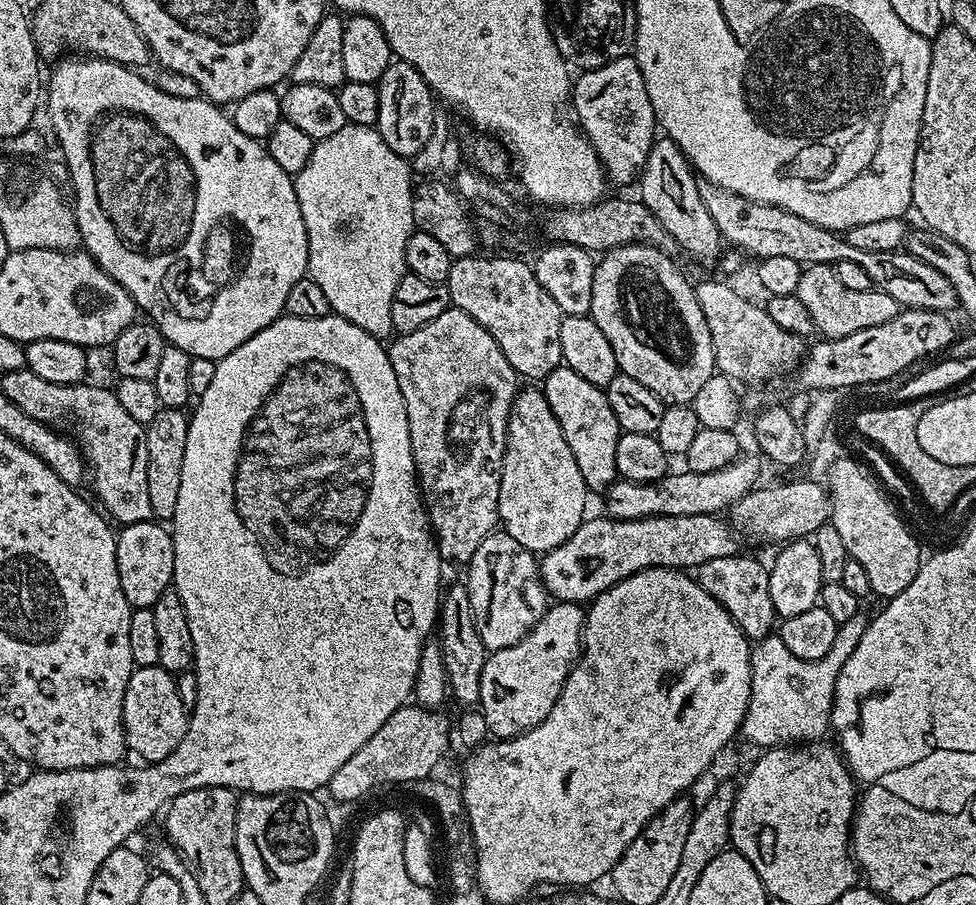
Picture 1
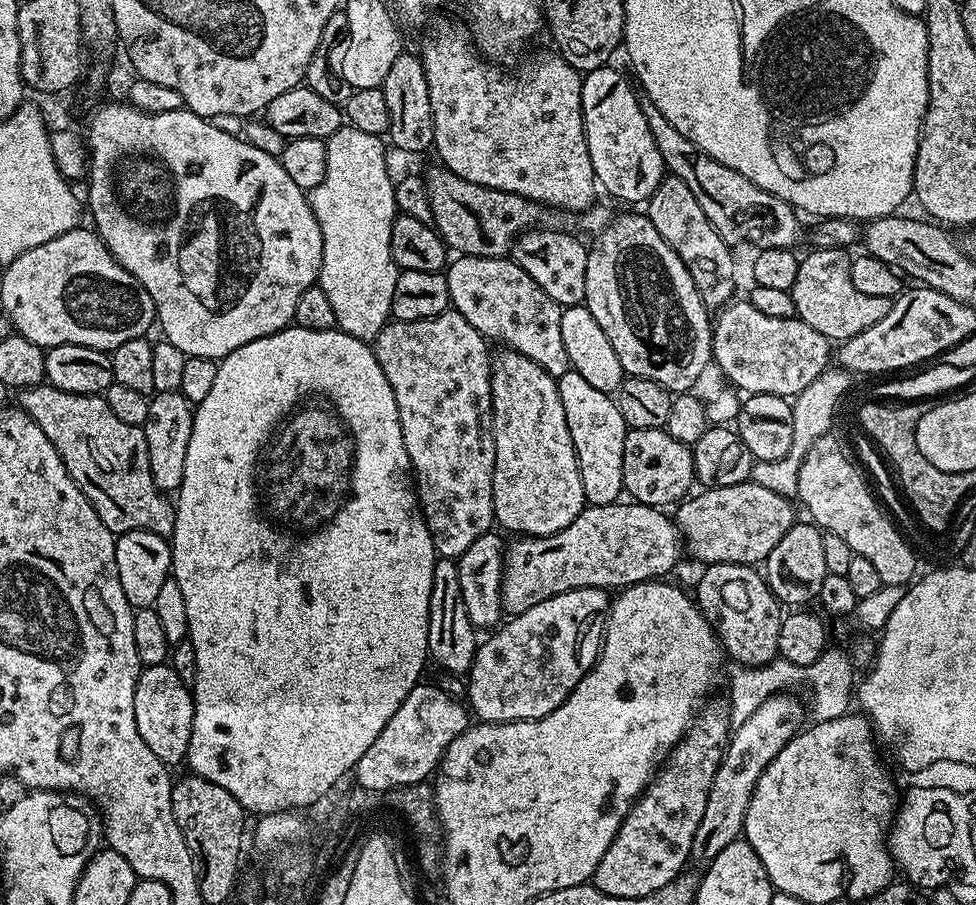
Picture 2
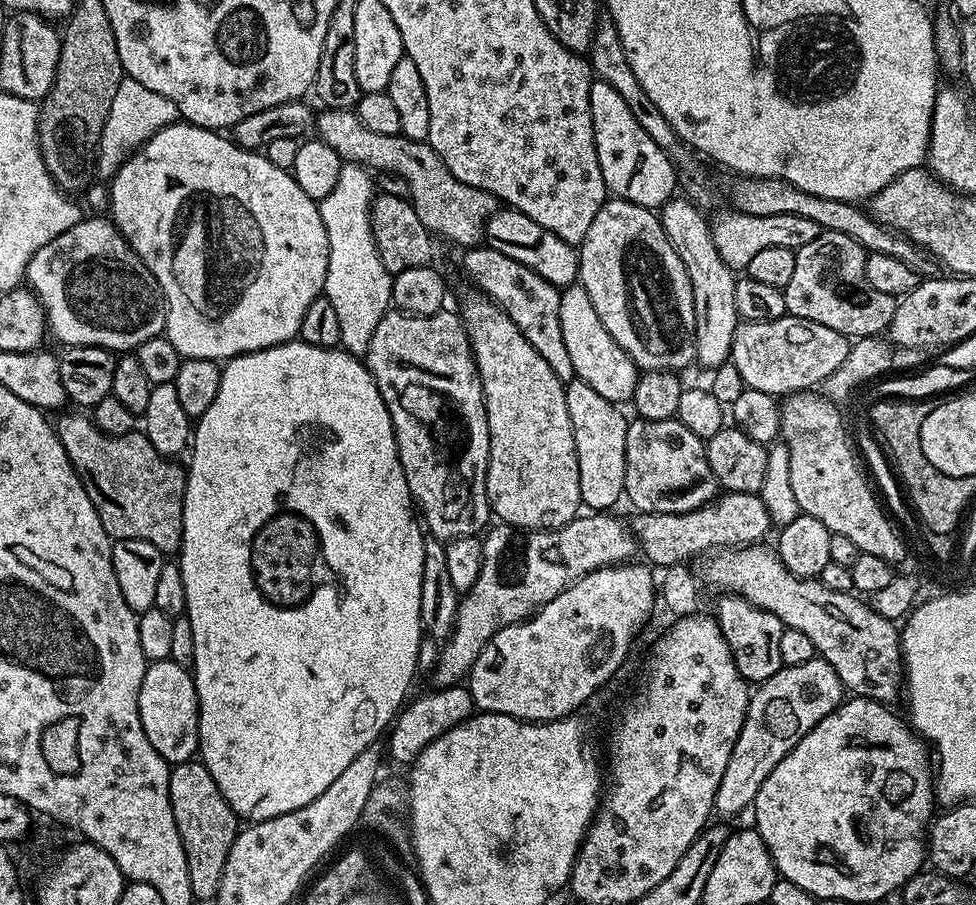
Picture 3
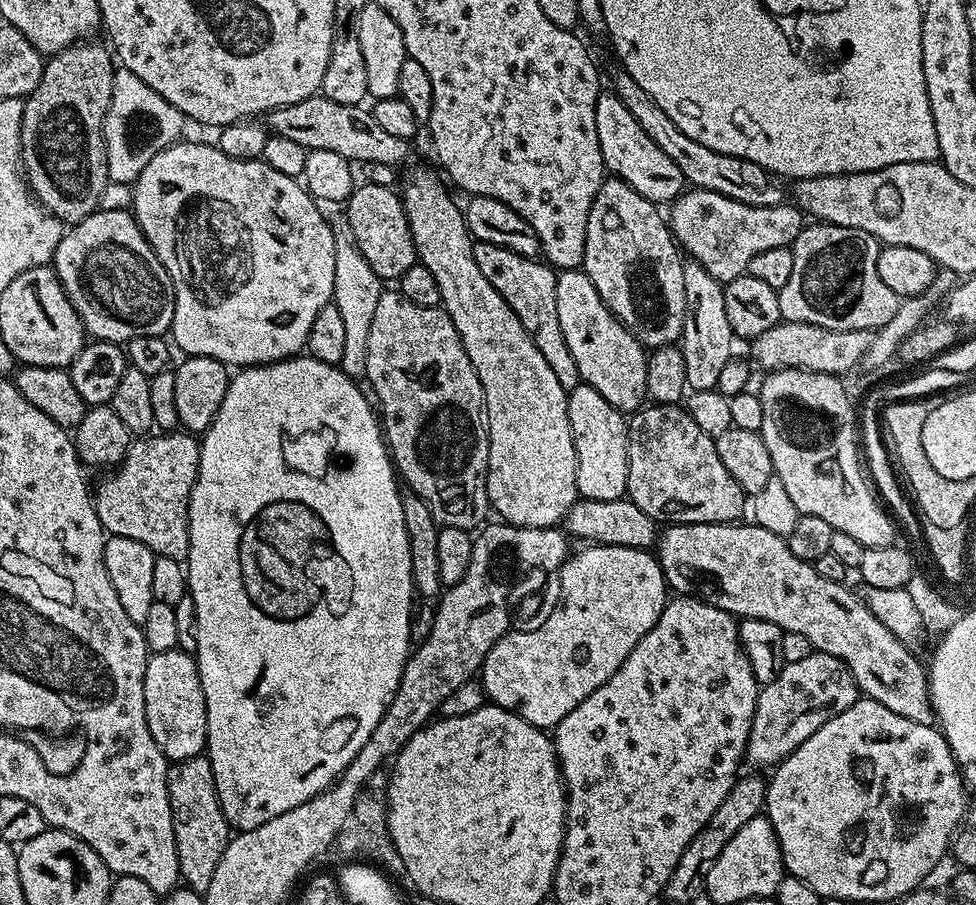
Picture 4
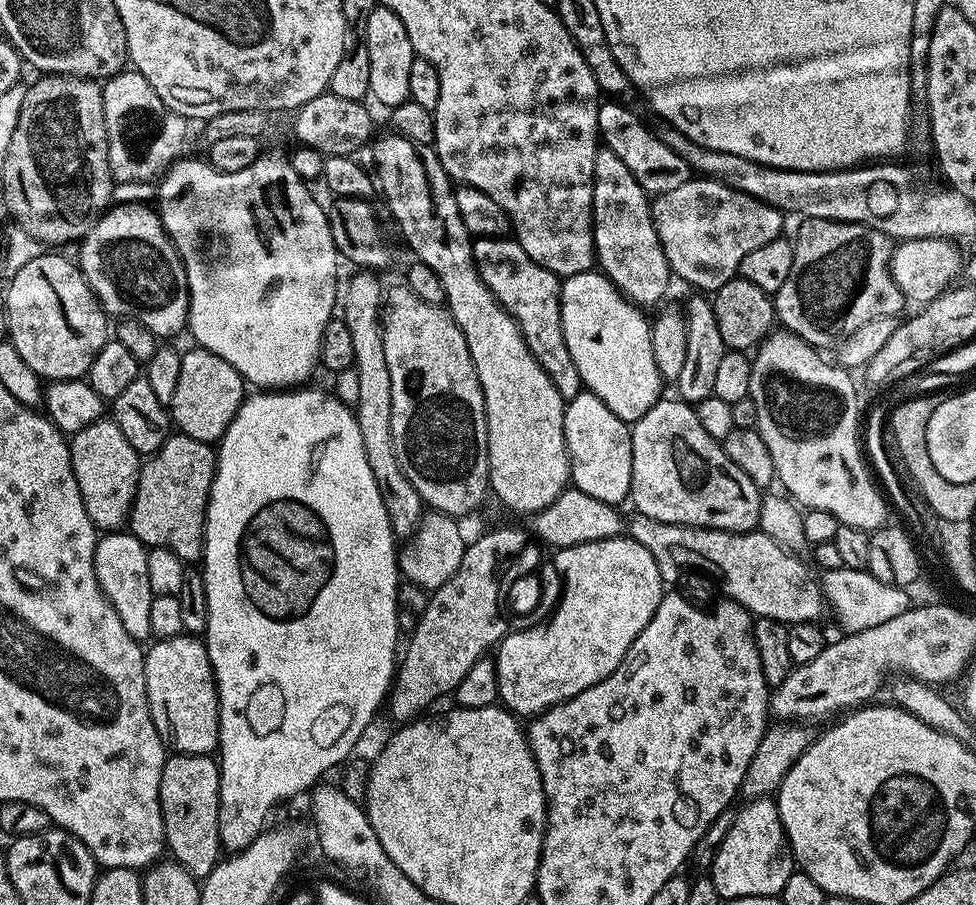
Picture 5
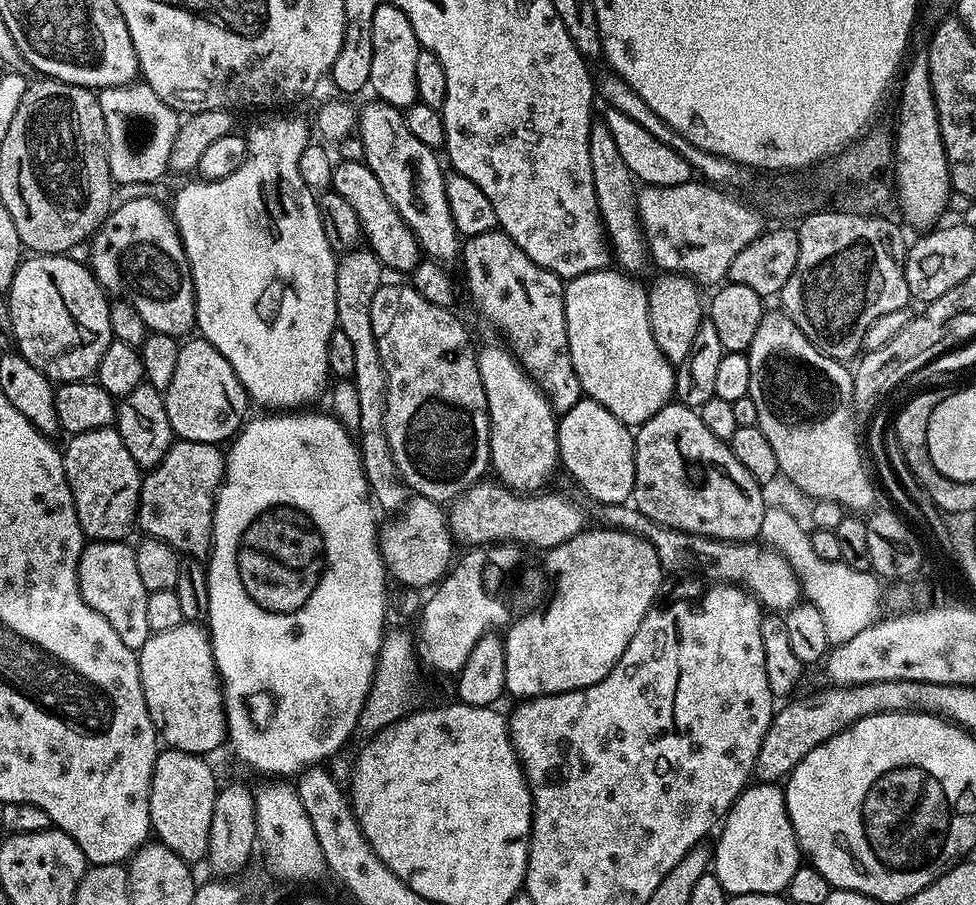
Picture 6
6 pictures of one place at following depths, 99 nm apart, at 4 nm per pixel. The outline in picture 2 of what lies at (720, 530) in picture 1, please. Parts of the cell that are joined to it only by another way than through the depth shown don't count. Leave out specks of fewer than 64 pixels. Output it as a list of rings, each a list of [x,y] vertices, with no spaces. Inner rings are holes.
[[[617,502],[606,506],[588,504],[560,532],[549,536],[520,536],[507,545],[504,553],[504,581],[500,587],[503,611],[508,614],[525,612],[546,598],[579,588],[602,588],[623,590],[632,584],[645,584],[647,580],[667,577],[667,572],[682,556],[682,533],[676,521],[667,511],[650,504]]]

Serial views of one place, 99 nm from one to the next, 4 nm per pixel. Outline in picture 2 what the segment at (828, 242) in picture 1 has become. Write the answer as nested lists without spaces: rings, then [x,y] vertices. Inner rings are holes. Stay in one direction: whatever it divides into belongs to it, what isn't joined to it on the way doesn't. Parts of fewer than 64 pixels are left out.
[[[645,95],[640,96],[642,114],[646,114],[646,126],[650,126],[650,134],[654,134],[654,142],[658,142],[658,154],[662,154],[665,169],[671,175],[682,178],[694,198],[698,198],[698,206],[702,206],[702,214],[710,218],[714,230],[718,230],[726,243],[730,246],[736,244],[753,244],[753,249],[761,248],[790,248],[795,249],[800,240],[800,220],[797,209],[791,204],[754,186],[750,178],[742,178],[738,170],[730,170],[730,166],[722,166],[710,154],[698,150],[690,138],[678,134],[670,122],[666,122],[666,114],[650,102]]]

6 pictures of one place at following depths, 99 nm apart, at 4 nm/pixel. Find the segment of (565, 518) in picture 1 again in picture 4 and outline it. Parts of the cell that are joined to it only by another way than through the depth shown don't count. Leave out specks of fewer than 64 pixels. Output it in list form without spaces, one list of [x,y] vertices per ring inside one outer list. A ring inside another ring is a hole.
[[[420,168],[414,169],[408,176],[408,185],[402,188],[402,199],[406,210],[406,218],[410,222],[410,234],[414,238],[416,259],[419,263],[424,264],[426,270],[430,270],[430,274],[434,274],[434,278],[438,281],[440,304],[454,322],[454,326],[462,338],[462,346],[466,346],[466,354],[470,354],[470,362],[482,382],[484,410],[488,421],[488,503],[491,511],[493,513],[497,512],[500,515],[497,517],[505,524],[517,524],[520,528],[555,528],[568,515],[572,505],[578,499],[576,491],[576,451],[574,450],[574,438],[572,437],[570,418],[568,417],[568,393],[565,392],[562,382],[558,382],[554,370],[550,370],[546,358],[542,358],[542,354],[538,354],[538,346],[534,346],[534,342],[528,331],[522,326],[518,314],[514,314],[514,310],[510,310],[510,306],[504,301],[502,294],[498,294],[498,290],[494,290],[494,286],[486,278],[486,274],[482,274],[482,270],[478,270],[478,262],[474,262],[474,250],[472,249],[474,237],[468,230],[468,224],[464,220],[461,205],[456,205],[455,198],[448,193],[444,186],[445,181],[439,175],[437,176],[431,176],[430,173],[423,172]]]

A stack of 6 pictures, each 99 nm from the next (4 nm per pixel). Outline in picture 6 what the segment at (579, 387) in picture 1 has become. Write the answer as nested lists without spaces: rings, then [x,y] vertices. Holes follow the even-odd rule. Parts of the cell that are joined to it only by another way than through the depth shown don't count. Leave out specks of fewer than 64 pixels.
[[[582,398],[569,412],[559,417],[556,429],[558,460],[584,487],[597,505],[623,504],[631,497],[636,477],[636,438],[633,429],[623,424],[606,406]]]

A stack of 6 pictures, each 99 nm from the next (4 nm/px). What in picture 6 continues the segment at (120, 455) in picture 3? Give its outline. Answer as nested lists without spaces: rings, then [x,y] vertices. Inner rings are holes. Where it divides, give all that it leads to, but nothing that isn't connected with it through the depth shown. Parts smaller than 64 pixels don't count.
[[[177,439],[172,443],[162,462],[151,469],[140,481],[138,528],[141,528],[144,534],[153,539],[162,540],[174,549],[180,544],[186,544],[184,540],[184,474],[198,474],[192,478],[194,484],[198,484],[200,478],[202,480],[208,478],[208,468],[202,474],[200,466],[210,466],[212,482],[217,480],[222,485],[226,456],[223,451],[220,451],[217,445],[206,442]]]

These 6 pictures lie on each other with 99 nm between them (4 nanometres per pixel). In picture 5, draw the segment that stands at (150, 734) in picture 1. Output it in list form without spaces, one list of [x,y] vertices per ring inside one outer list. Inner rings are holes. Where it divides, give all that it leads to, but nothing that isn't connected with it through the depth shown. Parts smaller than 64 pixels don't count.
[[[181,634],[169,640],[156,640],[153,648],[147,649],[144,657],[144,677],[146,678],[146,694],[148,695],[148,709],[152,715],[154,726],[162,738],[165,749],[182,756],[207,756],[217,751],[220,743],[220,696],[216,692],[216,675],[212,673],[212,663],[208,657],[208,645],[203,639],[195,635]]]

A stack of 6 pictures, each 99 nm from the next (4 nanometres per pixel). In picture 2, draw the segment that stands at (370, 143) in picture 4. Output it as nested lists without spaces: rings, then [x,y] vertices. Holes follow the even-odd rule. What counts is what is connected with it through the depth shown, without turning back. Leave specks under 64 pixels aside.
[[[443,166],[435,167],[426,172],[429,202],[432,207],[431,223],[444,243],[456,254],[507,257],[517,236],[537,226],[553,228],[555,232],[566,232],[575,229],[577,224],[581,233],[599,234],[614,219],[614,212],[603,208],[600,202],[593,203],[591,208],[575,216],[559,208],[536,204],[530,198],[522,198],[506,190],[494,190],[490,186],[466,182],[466,178],[458,178],[458,174]]]

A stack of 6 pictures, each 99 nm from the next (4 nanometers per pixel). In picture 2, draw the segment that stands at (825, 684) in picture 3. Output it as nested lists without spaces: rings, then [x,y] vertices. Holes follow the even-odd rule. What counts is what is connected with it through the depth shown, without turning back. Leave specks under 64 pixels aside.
[[[790,694],[771,696],[769,700],[762,702],[762,706],[758,706],[758,710],[754,710],[754,714],[750,714],[750,718],[746,718],[746,722],[742,722],[742,726],[731,733],[724,749],[724,759],[714,774],[714,782],[710,782],[706,810],[698,822],[698,830],[694,830],[691,855],[693,861],[713,860],[726,846],[730,846],[730,842],[741,839],[746,810],[750,806],[750,798],[754,794],[758,778],[762,778],[766,766],[770,766],[782,746],[790,743],[805,723],[805,705],[800,705],[793,698]]]

